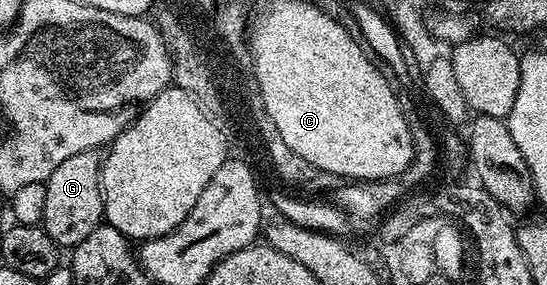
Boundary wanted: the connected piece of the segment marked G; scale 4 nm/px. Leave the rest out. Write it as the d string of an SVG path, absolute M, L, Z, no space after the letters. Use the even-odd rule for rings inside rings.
M96 151L74 153L74 157L66 157L54 173L44 183L46 189L46 213L43 228L47 235L61 249L71 249L78 241L90 237L96 227L101 226L104 219L104 194L100 188L100 168L102 159Z

